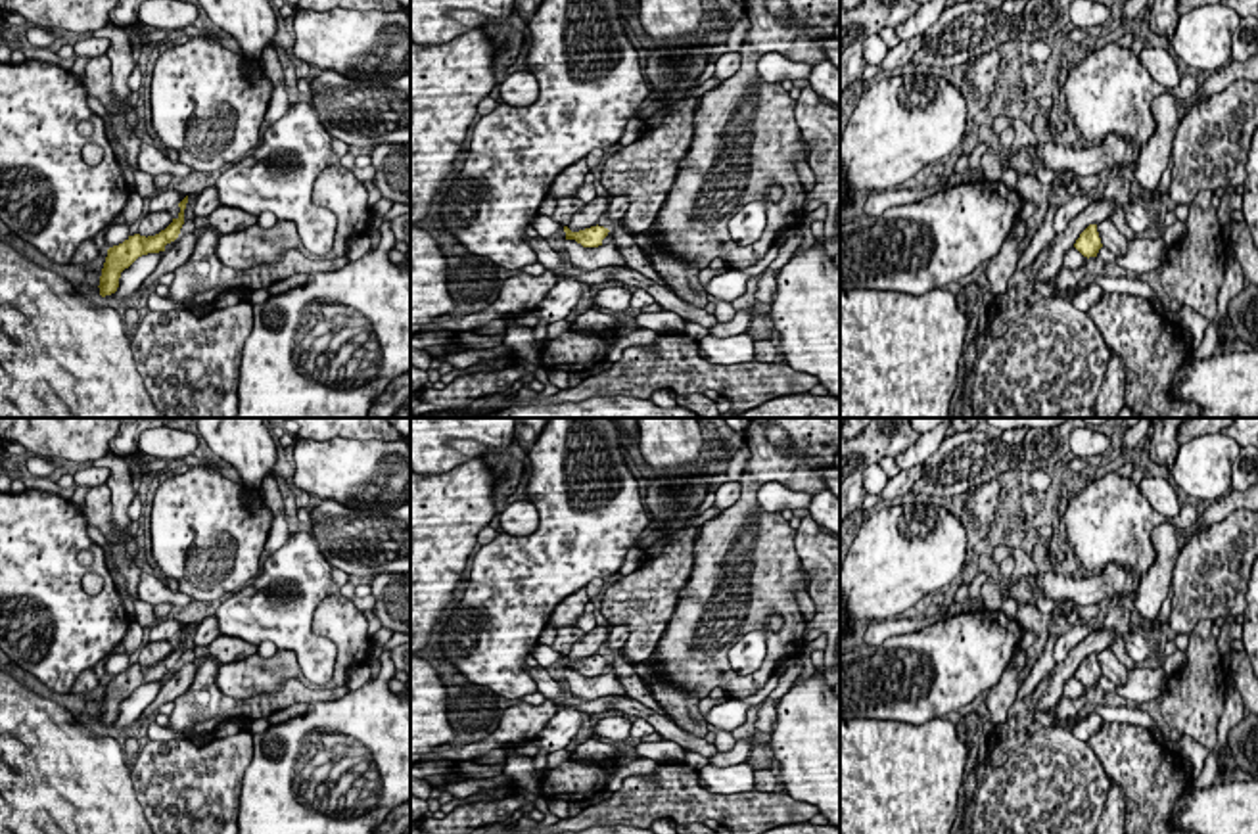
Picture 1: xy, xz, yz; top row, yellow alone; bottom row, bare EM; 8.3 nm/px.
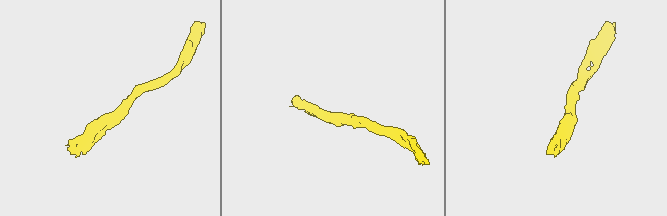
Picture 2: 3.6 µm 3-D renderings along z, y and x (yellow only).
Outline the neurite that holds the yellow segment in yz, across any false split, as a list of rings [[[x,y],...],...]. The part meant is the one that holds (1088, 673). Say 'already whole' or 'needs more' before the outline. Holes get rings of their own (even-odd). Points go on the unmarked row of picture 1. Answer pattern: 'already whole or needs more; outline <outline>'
already whole; outline [[[1089,654],[1080,667],[1076,669],[1074,677],[1083,684],[1083,686],[1097,686],[1099,679],[1103,677],[1097,654]]]

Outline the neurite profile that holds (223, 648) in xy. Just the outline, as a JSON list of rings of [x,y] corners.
[[[217,637],[209,646],[201,648],[203,658],[215,658],[219,663],[230,663],[257,654],[259,646],[234,637]]]

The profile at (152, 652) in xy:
[[[157,640],[157,642],[148,642],[144,648],[140,648],[140,665],[155,665],[161,660],[165,660],[173,652],[173,646],[169,640]]]

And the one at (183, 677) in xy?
[[[198,661],[180,663],[173,677],[163,683],[157,700],[144,709],[142,719],[153,717],[161,704],[175,702],[178,696],[186,694],[194,683],[196,671]]]

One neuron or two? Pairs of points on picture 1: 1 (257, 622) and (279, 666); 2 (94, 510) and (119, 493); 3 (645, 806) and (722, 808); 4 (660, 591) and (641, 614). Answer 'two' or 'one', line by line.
1: two
2: two
3: one
4: one

